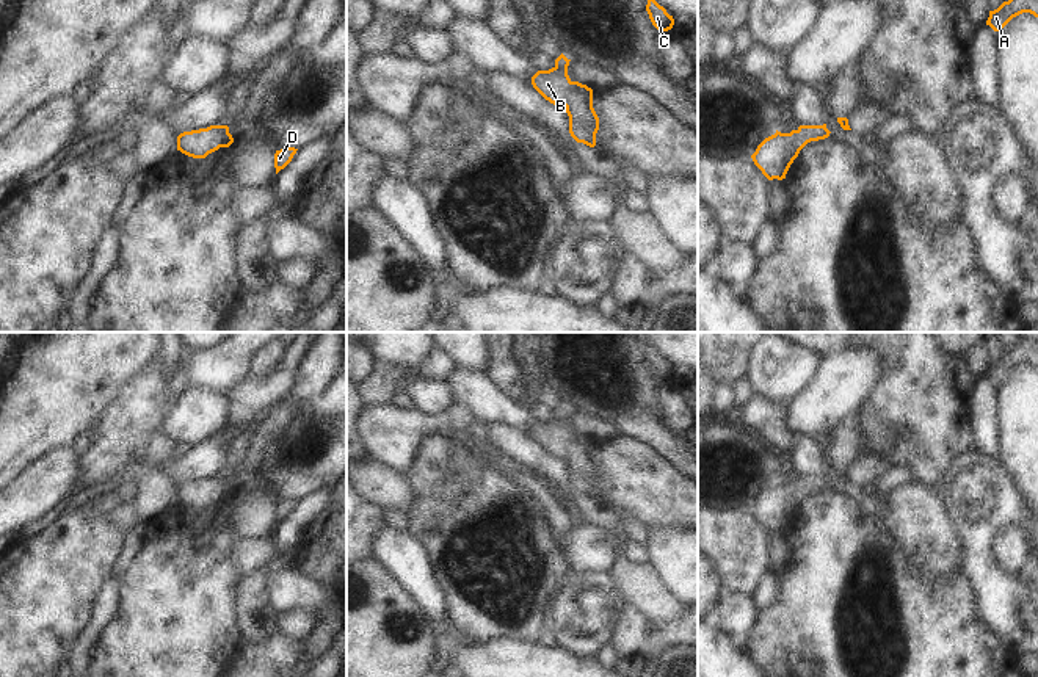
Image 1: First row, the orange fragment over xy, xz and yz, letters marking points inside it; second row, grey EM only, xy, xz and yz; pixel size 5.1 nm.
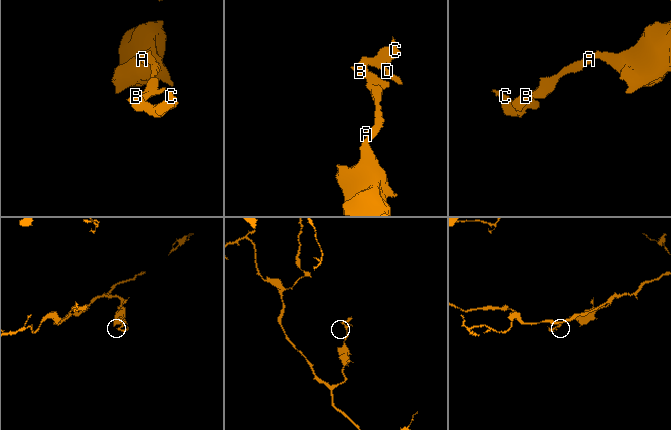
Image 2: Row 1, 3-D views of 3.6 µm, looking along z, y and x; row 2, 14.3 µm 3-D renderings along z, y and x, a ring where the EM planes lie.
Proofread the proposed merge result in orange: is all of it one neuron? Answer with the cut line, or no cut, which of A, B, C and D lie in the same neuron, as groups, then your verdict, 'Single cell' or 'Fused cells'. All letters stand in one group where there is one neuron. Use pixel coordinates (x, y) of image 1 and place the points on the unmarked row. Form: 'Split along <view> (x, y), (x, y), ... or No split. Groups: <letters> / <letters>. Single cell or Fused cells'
No split. Groups: A B C D. Single cell

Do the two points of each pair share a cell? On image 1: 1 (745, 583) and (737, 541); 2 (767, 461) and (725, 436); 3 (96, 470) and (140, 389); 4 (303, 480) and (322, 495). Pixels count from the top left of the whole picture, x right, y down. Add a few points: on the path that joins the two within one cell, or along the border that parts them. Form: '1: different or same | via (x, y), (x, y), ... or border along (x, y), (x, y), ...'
1: same | via (742, 572), (740, 552)
2: same | via (756, 455), (736, 447)
3: same | via (112, 450), (138, 409)
4: different | border along (330, 486), (320, 486), (298, 500)

